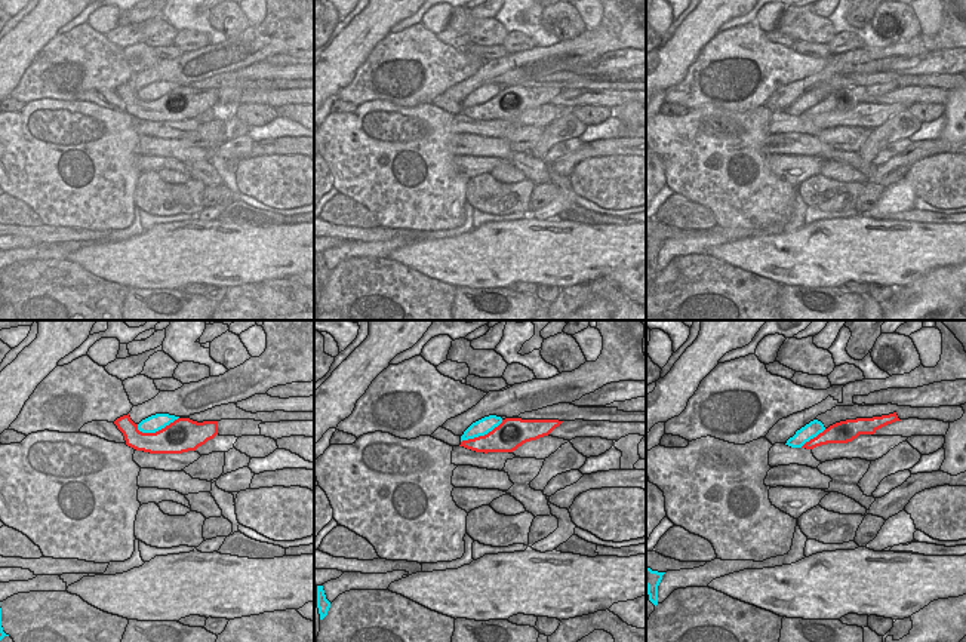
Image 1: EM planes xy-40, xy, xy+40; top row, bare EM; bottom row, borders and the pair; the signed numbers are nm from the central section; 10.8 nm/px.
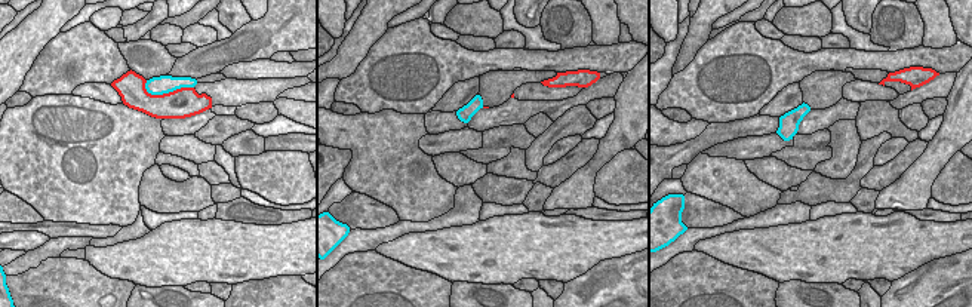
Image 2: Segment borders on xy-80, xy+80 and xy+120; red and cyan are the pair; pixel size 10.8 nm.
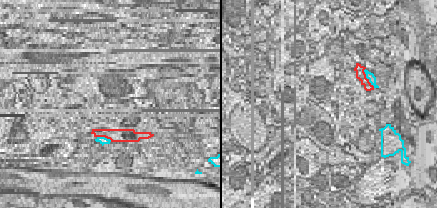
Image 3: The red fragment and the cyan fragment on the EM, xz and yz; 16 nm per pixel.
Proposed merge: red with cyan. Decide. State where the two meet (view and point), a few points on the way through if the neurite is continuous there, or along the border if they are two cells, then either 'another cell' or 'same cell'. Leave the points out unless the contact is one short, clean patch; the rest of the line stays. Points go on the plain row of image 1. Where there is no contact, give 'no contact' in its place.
xy-40 (159, 98) | another cell

